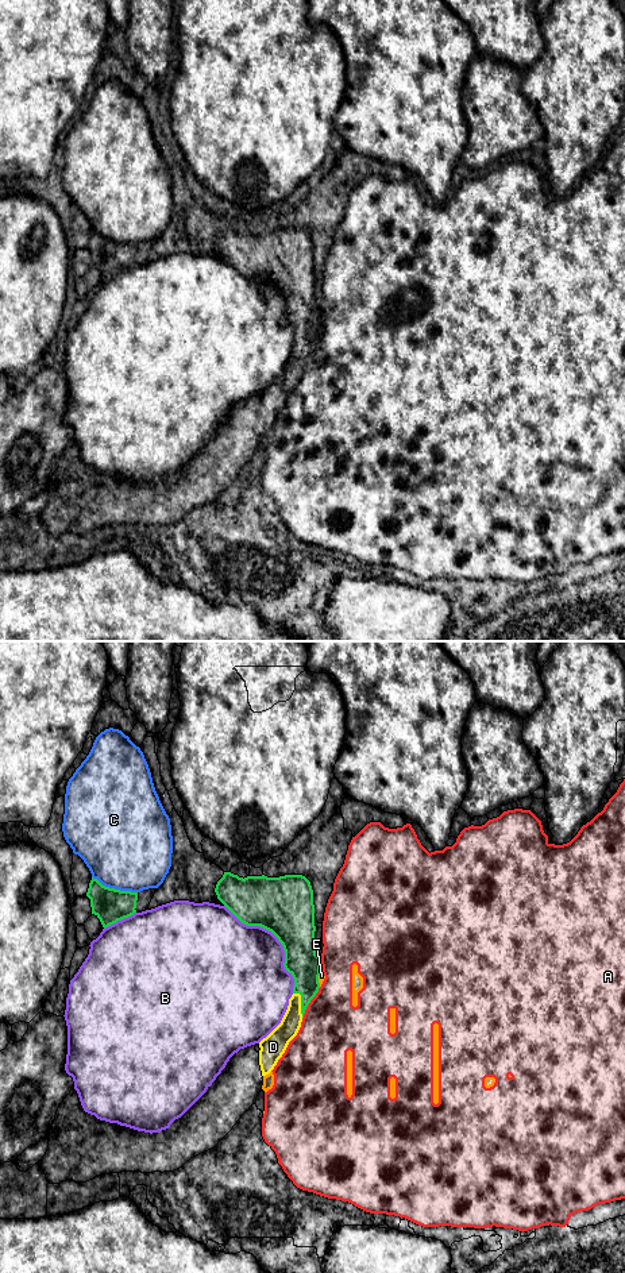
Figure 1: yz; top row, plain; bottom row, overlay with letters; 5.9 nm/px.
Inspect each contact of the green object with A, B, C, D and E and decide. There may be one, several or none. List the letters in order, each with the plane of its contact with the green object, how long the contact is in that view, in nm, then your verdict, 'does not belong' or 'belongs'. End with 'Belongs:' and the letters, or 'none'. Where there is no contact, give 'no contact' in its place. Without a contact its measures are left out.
A: contact in yz; length 220 nm; does not belong
B: contact in yz; length 650 nm; does not belong
C: contact in yz; length 280 nm; does not belong
D: contact in yz; length 160 nm; belongs
E: contact in yz; length 140 nm; does not belong
Belongs: D

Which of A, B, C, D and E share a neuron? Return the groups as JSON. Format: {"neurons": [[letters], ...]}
{"neurons": [["A", "E"], ["B"], ["C"], ["D"]]}

